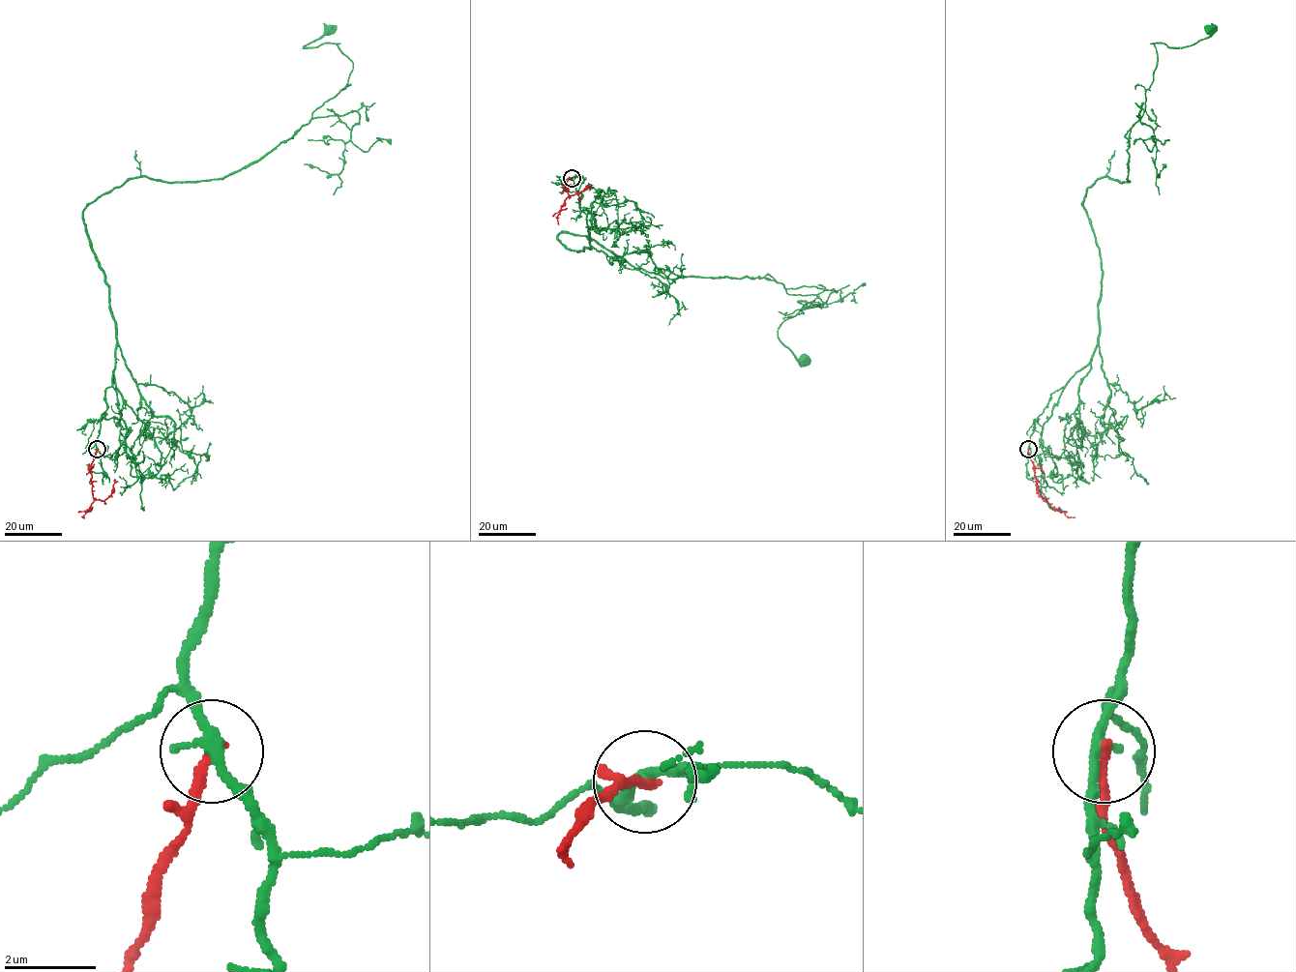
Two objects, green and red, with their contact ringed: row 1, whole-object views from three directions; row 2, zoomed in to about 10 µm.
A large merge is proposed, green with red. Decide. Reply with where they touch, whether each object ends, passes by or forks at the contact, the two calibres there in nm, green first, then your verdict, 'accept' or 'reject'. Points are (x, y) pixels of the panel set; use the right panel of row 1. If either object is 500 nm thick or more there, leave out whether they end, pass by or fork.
(1028, 449) | green passes by | red ends | 240/200 nm | reject

